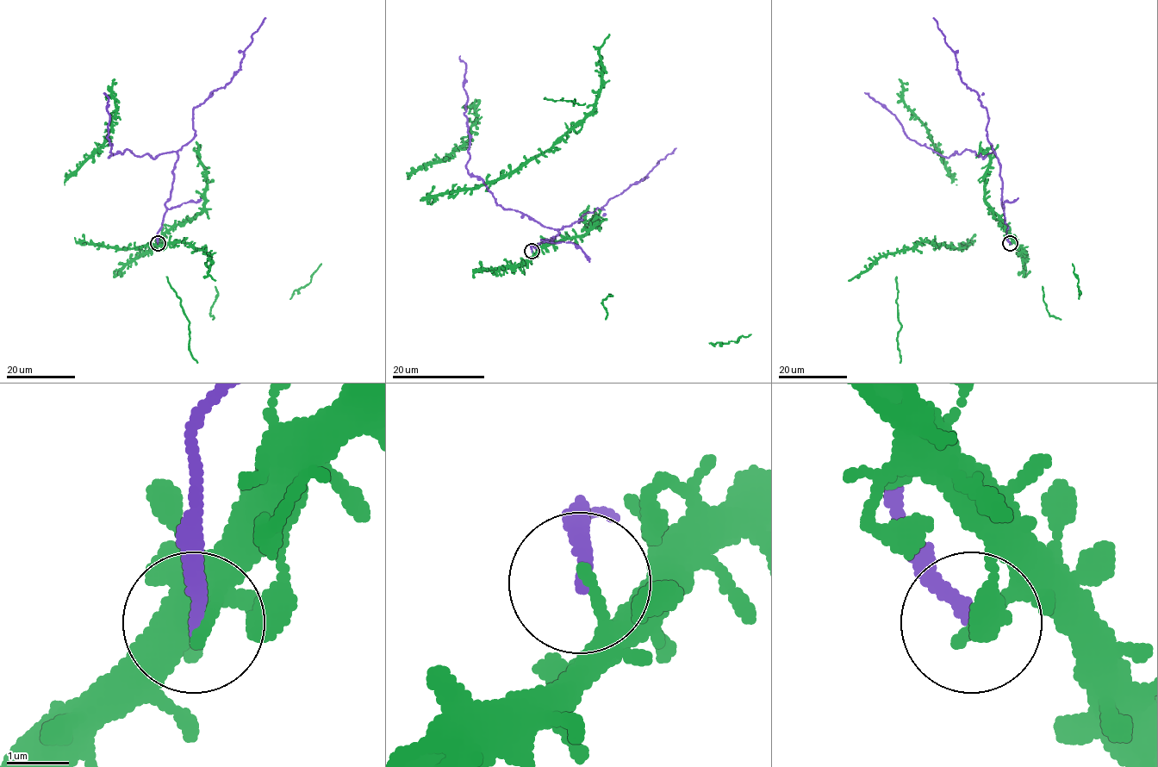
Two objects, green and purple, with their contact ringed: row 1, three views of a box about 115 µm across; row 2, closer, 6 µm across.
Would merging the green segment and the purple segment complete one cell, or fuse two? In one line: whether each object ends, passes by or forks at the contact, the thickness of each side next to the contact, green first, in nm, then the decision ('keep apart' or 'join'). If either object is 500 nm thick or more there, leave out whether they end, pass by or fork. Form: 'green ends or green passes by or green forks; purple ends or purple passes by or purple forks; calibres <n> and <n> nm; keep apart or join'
green ends; purple ends; calibres 200 and 200 nm; keep apart

